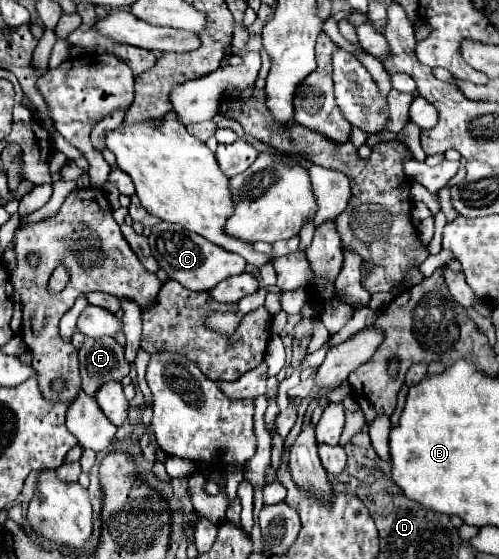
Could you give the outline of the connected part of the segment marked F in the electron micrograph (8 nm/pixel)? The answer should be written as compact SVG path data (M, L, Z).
M86 337L80 355L82 391L94 395L104 381L120 381L130 373L130 363L124 359L124 347L114 337Z

